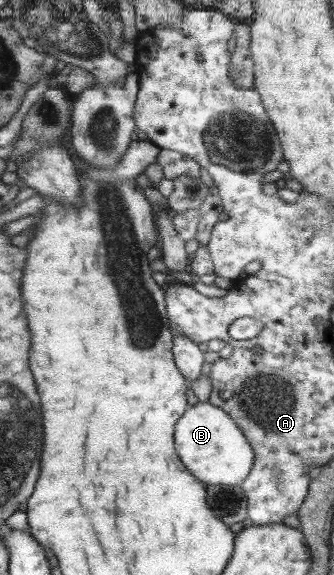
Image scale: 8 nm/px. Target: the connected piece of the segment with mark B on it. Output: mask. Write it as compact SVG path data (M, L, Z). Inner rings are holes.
M209 402L187 408L174 427L174 447L182 465L205 485L239 485L252 472L253 448L224 410Z

